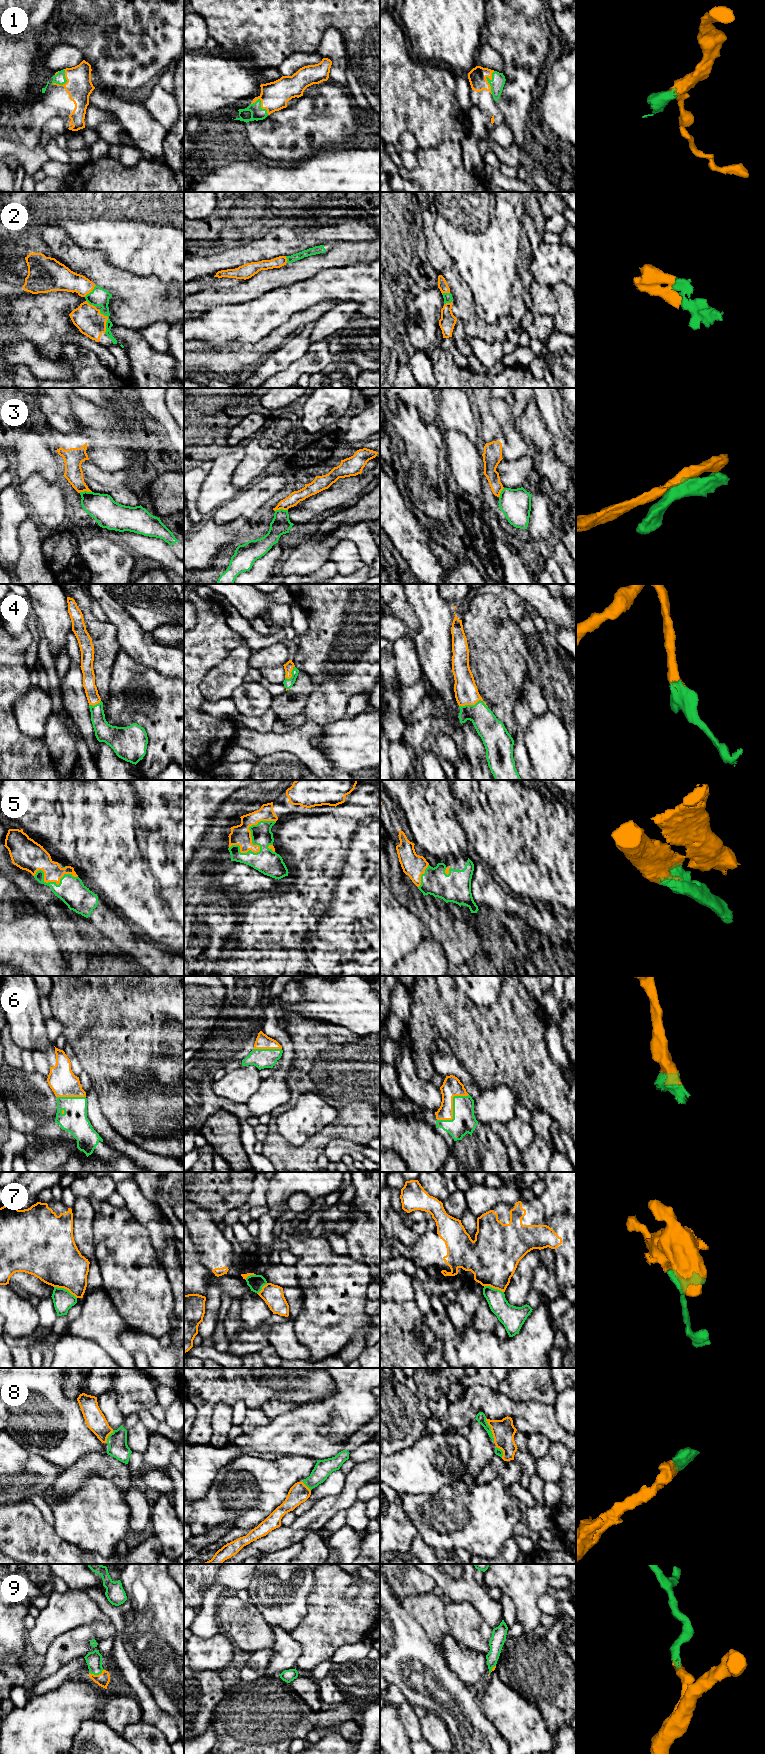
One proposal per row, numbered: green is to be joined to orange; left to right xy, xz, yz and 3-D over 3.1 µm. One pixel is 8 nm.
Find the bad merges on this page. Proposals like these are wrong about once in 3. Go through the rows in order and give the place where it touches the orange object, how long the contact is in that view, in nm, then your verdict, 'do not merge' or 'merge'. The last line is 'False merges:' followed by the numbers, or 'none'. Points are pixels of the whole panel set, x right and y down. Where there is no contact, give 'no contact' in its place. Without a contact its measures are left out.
1: contact yz (487, 81); length 190 nm; merge
2: contact xy (107, 319); length 200 nm; merge
3: contact xz (281, 508); length 110 nm; do not merge
4: contact yz (474, 704); length 240 nm; merge
5: contact xz (254, 845); length 440 nm; merge
6: contact yz (452, 1108); length 340 nm; merge
7: contact xy (65, 1288); length 200 nm; do not merge
8: contact yz (491, 1430); length 200 nm; merge
9: contact xy (96, 1675); length 120 nm; merge
False merges: 3, 7

